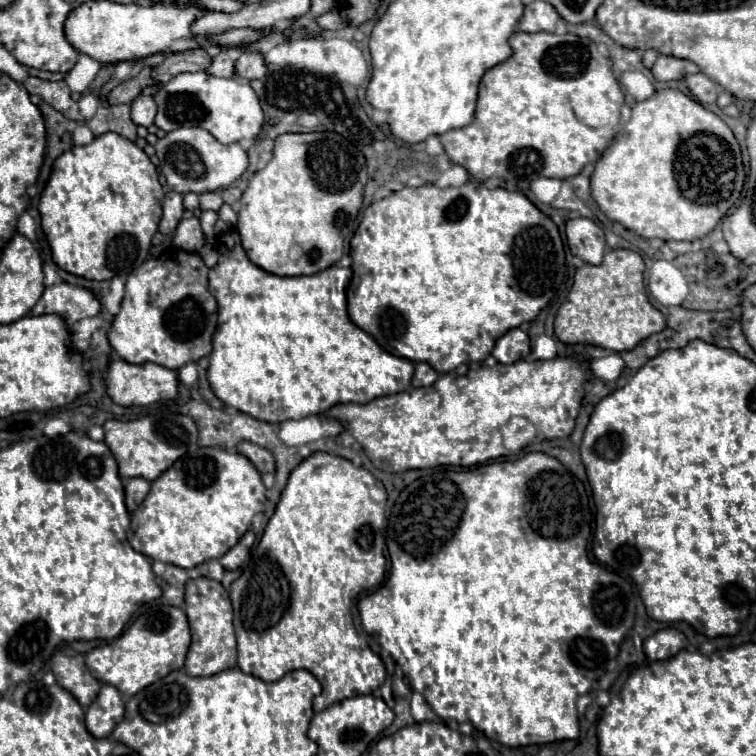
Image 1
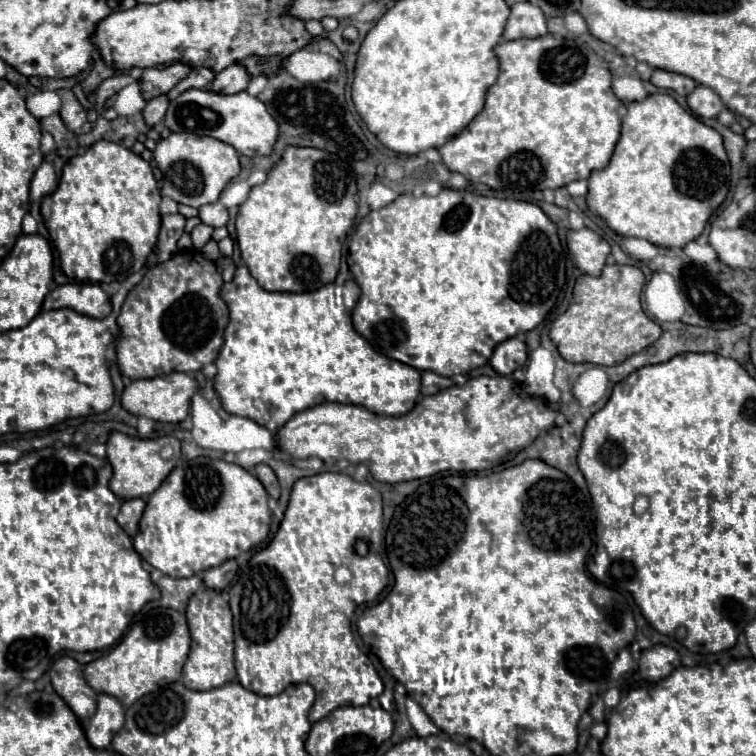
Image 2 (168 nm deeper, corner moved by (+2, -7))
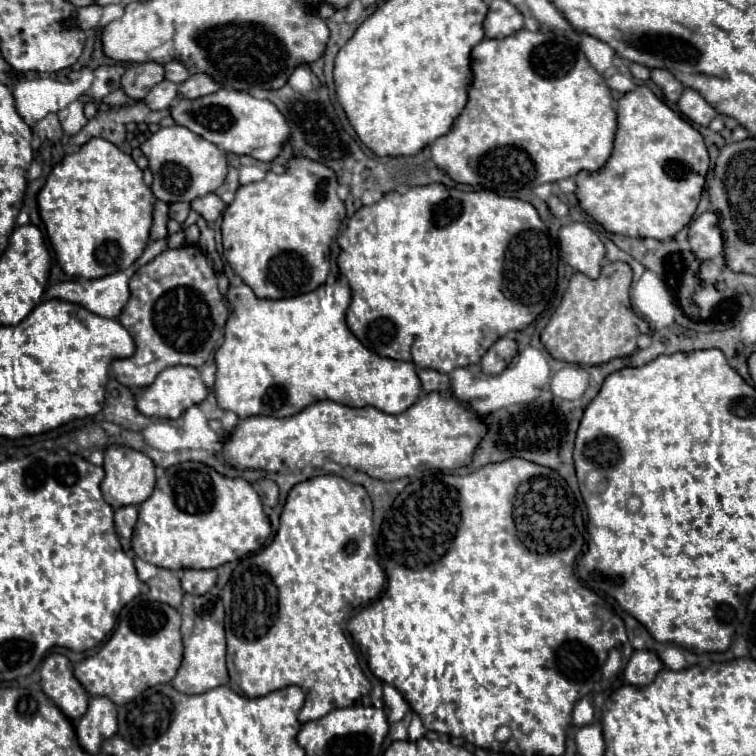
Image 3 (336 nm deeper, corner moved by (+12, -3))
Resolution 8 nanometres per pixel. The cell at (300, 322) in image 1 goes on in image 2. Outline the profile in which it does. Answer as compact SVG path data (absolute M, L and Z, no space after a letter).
M244 264L236 266L236 274L234 274L234 280L232 282L226 282L222 284L220 288L220 296L222 300L226 302L228 310L230 310L230 322L226 326L226 332L224 332L224 344L222 344L222 350L216 358L216 376L214 376L214 390L218 392L220 400L222 400L222 406L228 414L236 414L236 416L248 416L252 420L256 420L258 424L264 424L268 430L276 432L278 428L282 428L294 414L306 410L306 408L312 408L320 402L340 402L340 404L356 404L356 406L364 406L366 410L370 412L376 412L376 414L386 414L386 416L400 416L400 414L406 414L414 408L418 396L420 396L420 372L414 370L412 366L406 366L398 360L390 360L386 358L384 354L378 354L356 330L352 323L352 310L358 296L360 296L360 288L354 280L346 280L342 285L336 285L335 283L326 284L314 292L268 292L264 288L258 286L258 282L250 276L248 268Z

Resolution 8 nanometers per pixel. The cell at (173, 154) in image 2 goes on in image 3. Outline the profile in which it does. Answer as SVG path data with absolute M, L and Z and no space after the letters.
M178 124L160 128L140 148L146 154L150 162L150 170L154 174L152 192L158 200L166 204L192 202L194 198L216 192L216 188L224 182L226 172L228 172L224 150L216 148L212 142L204 140L202 136Z

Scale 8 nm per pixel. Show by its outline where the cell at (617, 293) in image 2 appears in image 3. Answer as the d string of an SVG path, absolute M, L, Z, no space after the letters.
M606 262L602 266L600 278L596 280L576 272L570 278L560 306L554 310L540 336L540 342L552 354L552 358L570 364L596 366L618 356L632 356L638 348L638 336L648 334L650 328L640 316L634 314L630 306L630 284L632 268L626 262Z

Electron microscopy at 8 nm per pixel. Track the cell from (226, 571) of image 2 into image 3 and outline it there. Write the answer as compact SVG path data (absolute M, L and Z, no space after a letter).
M182 570L180 582L188 594L206 594L216 584L216 570Z

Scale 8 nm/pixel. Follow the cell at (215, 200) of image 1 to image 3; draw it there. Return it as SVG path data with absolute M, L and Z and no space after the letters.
M214 192L212 194L206 194L204 198L196 198L190 202L190 208L196 210L206 222L214 222L226 208L226 204L220 200L220 196L216 196Z

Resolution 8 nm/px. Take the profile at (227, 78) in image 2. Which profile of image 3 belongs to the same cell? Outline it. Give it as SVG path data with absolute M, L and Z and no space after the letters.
M194 74L188 78L188 82L182 82L178 86L178 96L196 100L196 98L214 94L216 90L220 90L220 84L216 84L208 74Z

